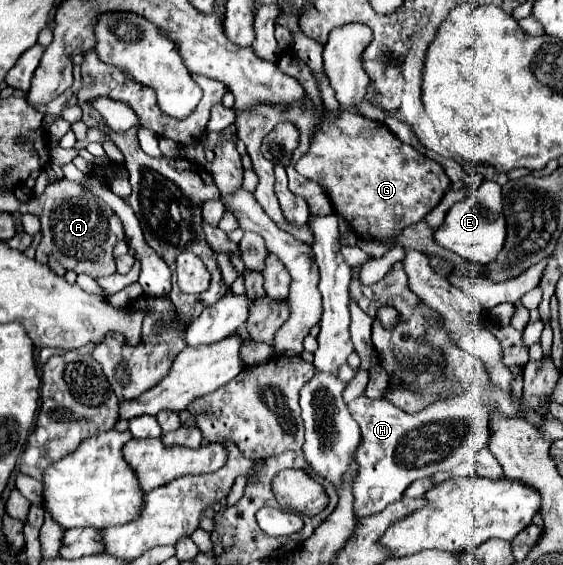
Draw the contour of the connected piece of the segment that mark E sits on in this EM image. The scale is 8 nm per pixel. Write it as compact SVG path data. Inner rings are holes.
M485 181L477 191L469 193L463 201L451 207L443 225L435 231L435 241L441 247L461 255L471 263L481 263L481 265L493 263L499 251L503 249L507 237L507 223L503 219L499 195L501 195L501 187L495 181Z

